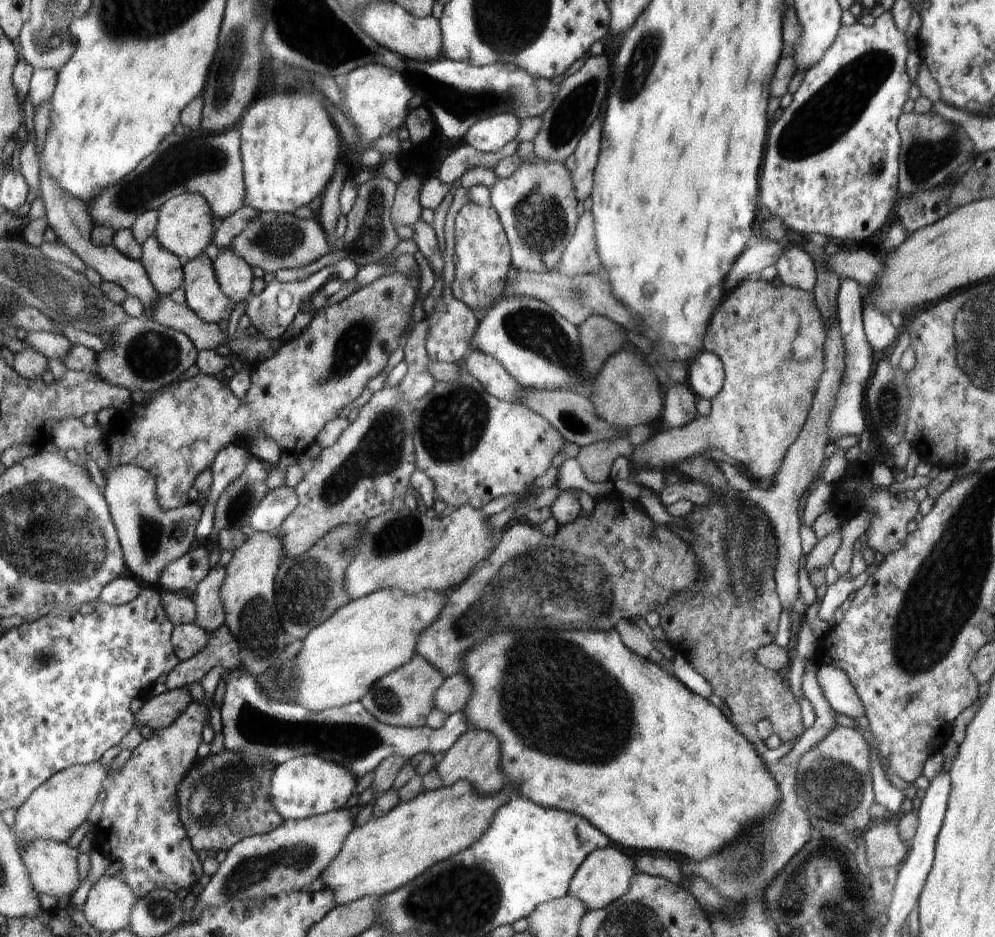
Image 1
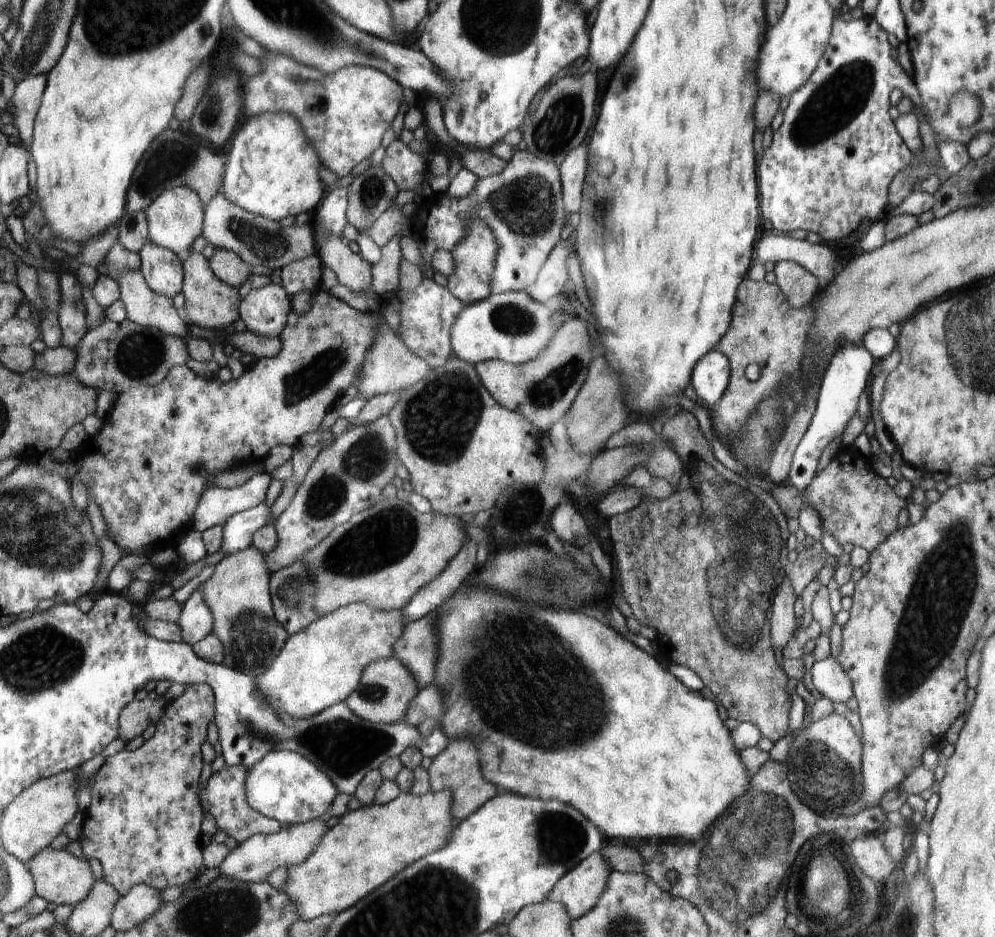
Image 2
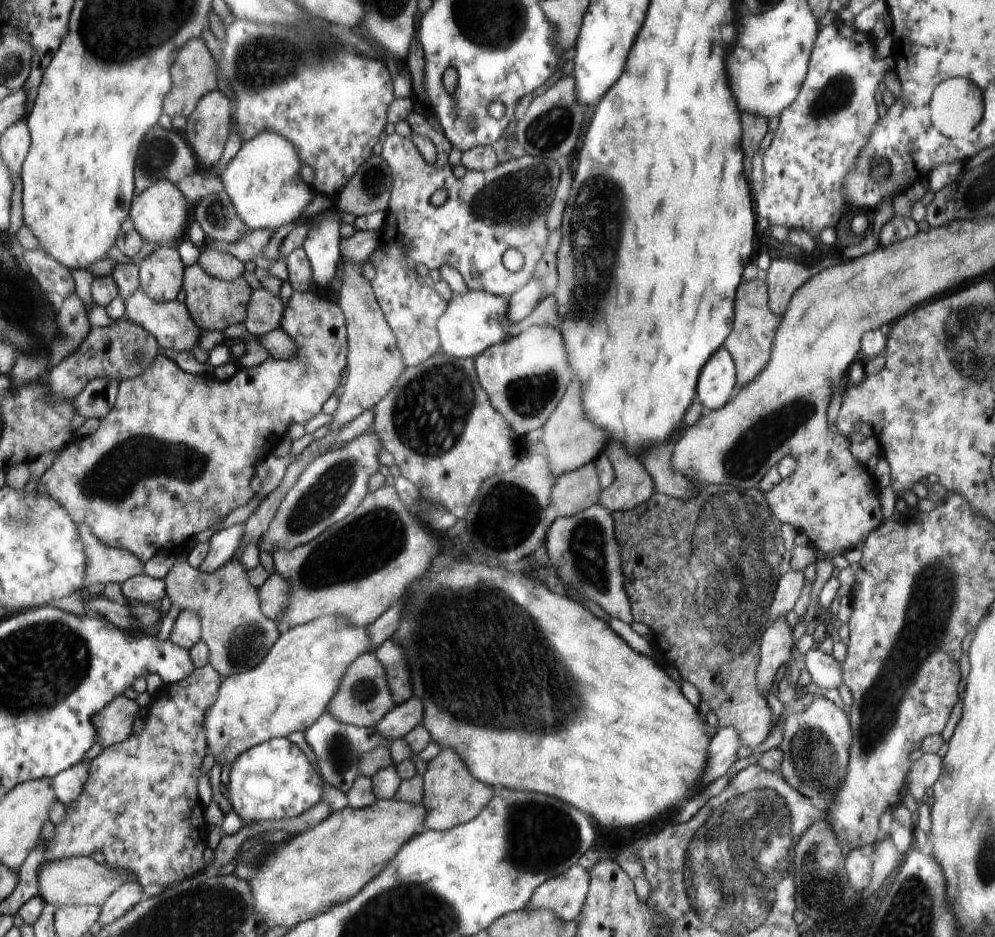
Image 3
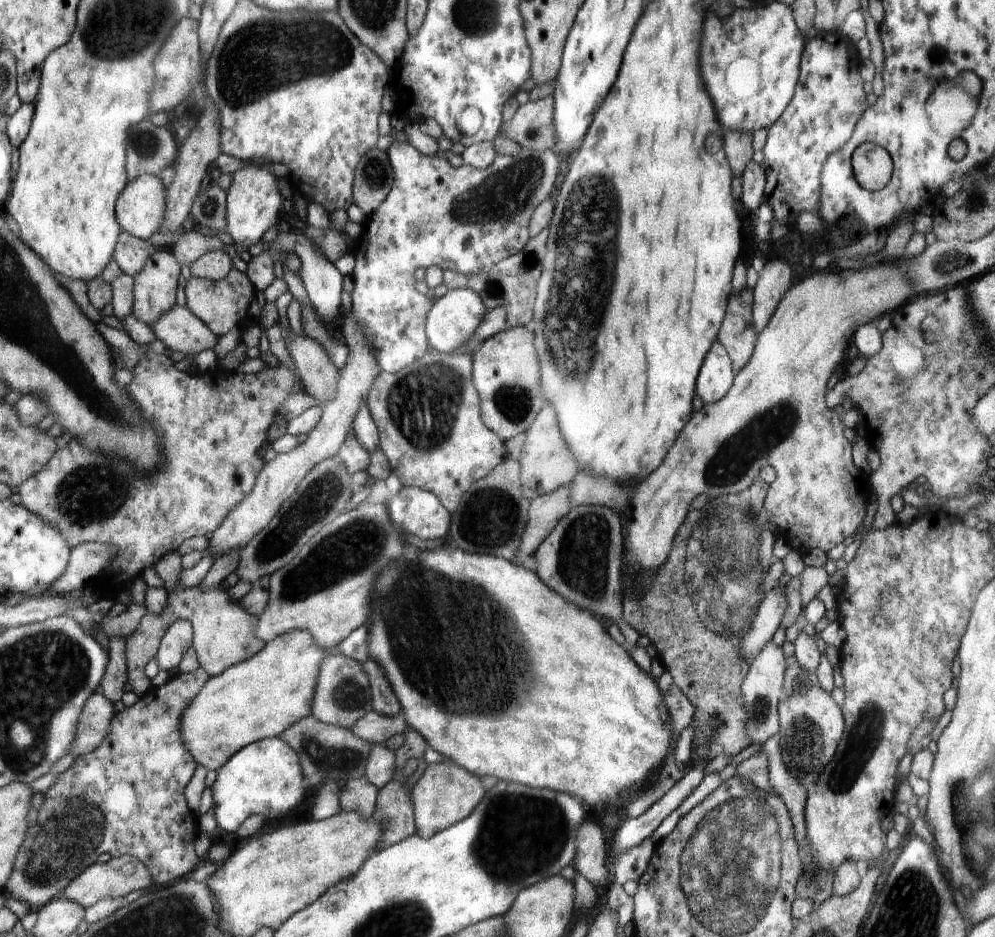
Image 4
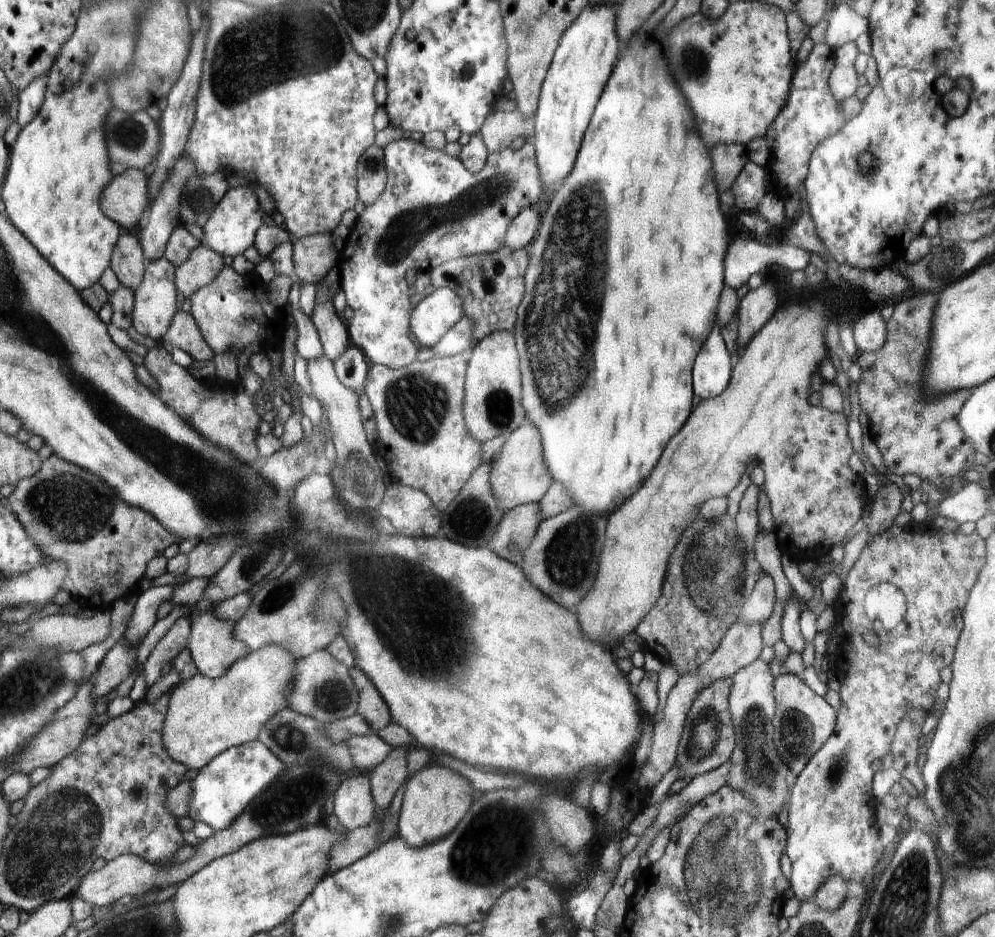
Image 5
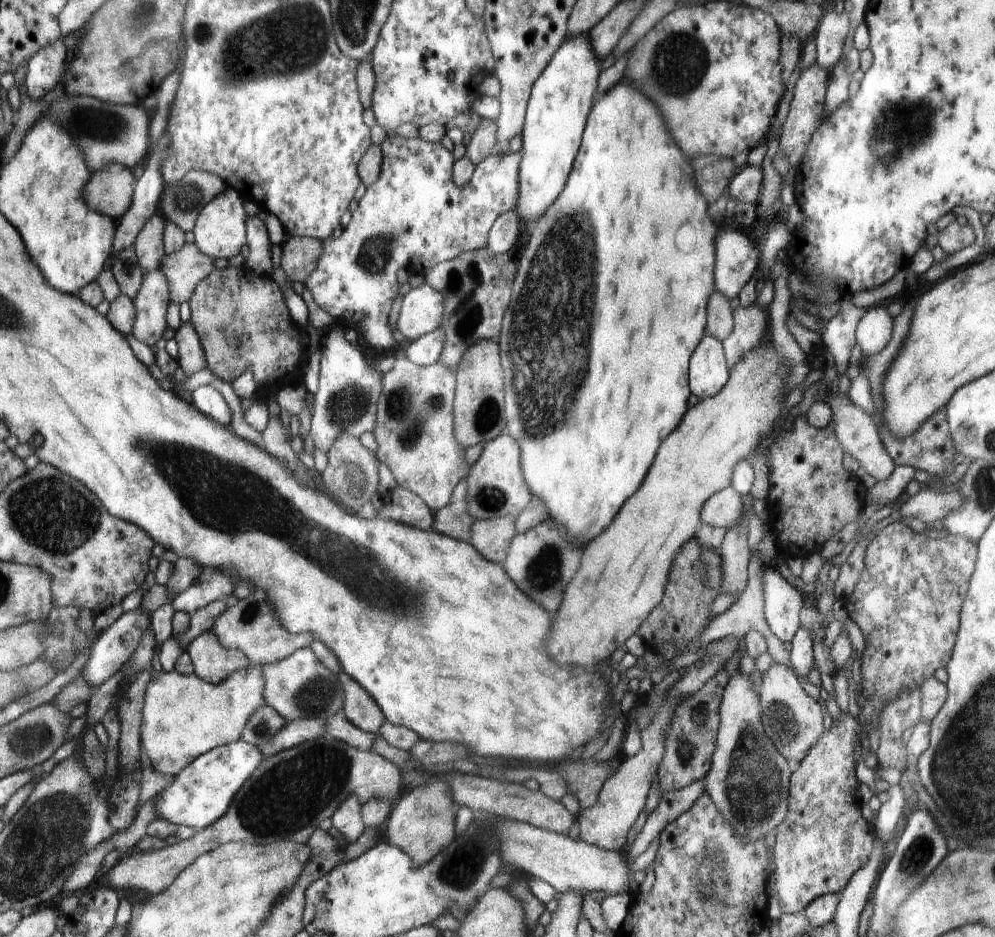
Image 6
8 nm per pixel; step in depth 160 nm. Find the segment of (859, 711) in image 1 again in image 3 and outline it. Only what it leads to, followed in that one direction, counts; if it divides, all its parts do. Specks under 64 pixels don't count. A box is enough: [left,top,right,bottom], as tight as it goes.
[801,648,843,690]

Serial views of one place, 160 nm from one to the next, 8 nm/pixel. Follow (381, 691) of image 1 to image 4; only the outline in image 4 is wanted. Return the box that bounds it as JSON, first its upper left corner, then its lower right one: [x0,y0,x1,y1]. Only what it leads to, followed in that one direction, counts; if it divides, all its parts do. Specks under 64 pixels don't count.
[311,651,373,729]

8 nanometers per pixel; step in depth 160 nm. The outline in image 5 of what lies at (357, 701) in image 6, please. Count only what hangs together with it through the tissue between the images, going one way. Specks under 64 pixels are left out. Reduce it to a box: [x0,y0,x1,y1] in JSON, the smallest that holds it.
[349,667,392,735]

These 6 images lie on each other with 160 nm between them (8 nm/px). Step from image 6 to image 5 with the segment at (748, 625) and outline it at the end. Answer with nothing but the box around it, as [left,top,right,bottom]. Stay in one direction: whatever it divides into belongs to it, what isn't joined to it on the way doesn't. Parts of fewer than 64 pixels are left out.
[738,572,775,624]

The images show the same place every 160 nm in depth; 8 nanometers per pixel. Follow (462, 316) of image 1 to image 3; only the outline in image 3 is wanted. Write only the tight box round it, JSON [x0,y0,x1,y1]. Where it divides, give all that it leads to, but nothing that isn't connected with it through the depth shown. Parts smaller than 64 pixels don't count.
[371,133,561,367]

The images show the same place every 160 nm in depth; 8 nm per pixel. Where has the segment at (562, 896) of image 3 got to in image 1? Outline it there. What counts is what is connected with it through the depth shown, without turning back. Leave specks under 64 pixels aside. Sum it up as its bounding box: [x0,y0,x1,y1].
[568,846,636,911]

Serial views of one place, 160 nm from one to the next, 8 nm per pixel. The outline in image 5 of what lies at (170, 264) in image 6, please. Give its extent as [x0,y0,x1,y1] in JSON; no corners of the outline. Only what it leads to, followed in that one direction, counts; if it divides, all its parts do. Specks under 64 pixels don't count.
[177,244,224,298]

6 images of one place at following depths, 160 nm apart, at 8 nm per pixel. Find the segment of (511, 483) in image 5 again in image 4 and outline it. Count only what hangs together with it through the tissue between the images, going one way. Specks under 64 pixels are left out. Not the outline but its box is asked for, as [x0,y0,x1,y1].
[517,405,582,500]

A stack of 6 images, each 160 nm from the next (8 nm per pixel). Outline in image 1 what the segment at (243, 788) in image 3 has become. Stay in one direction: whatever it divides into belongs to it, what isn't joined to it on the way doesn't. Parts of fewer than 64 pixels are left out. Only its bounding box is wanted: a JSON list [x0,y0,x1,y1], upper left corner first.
[270,754,357,819]

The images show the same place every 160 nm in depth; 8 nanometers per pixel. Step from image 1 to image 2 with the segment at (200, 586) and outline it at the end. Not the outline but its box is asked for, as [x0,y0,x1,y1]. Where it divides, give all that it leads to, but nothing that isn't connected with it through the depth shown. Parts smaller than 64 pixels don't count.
[177,589,214,646]

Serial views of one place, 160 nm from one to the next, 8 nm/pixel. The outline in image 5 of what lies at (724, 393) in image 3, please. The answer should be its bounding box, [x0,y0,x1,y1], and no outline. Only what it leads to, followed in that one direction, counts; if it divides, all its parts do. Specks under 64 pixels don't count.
[694,324,732,399]

